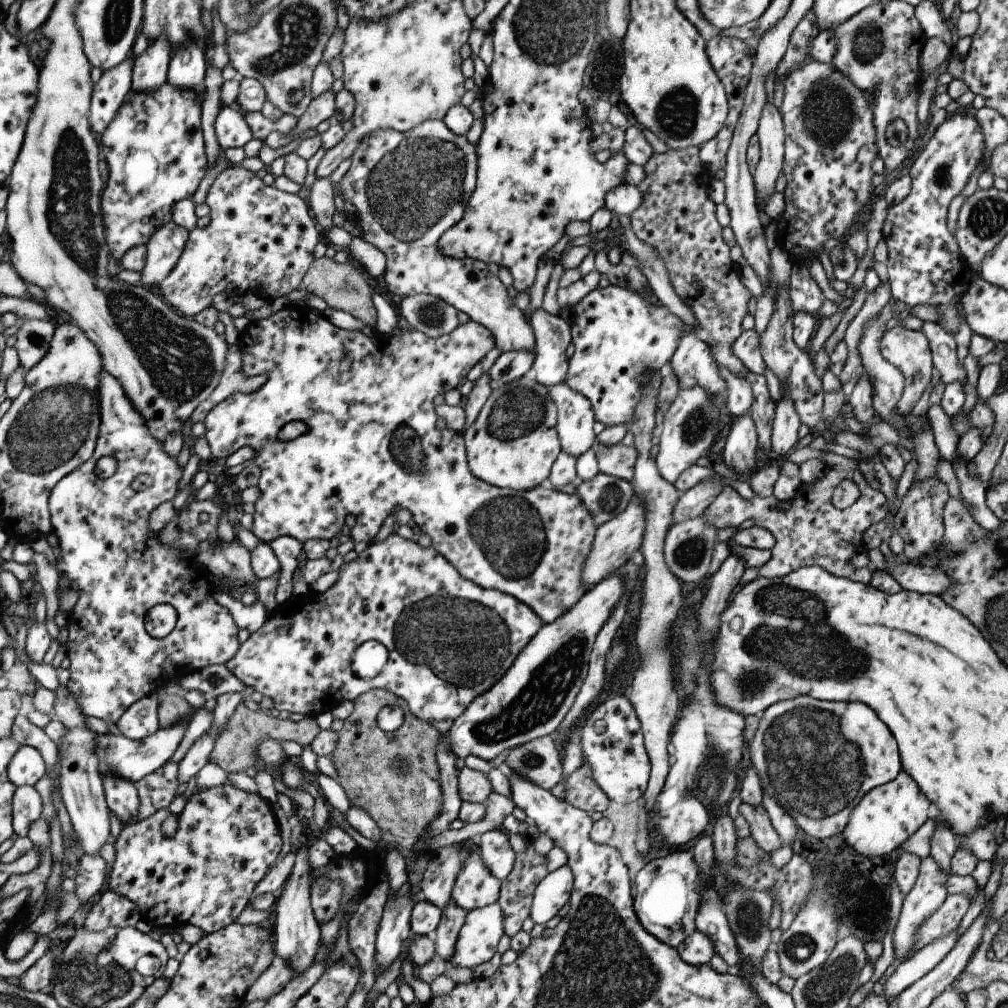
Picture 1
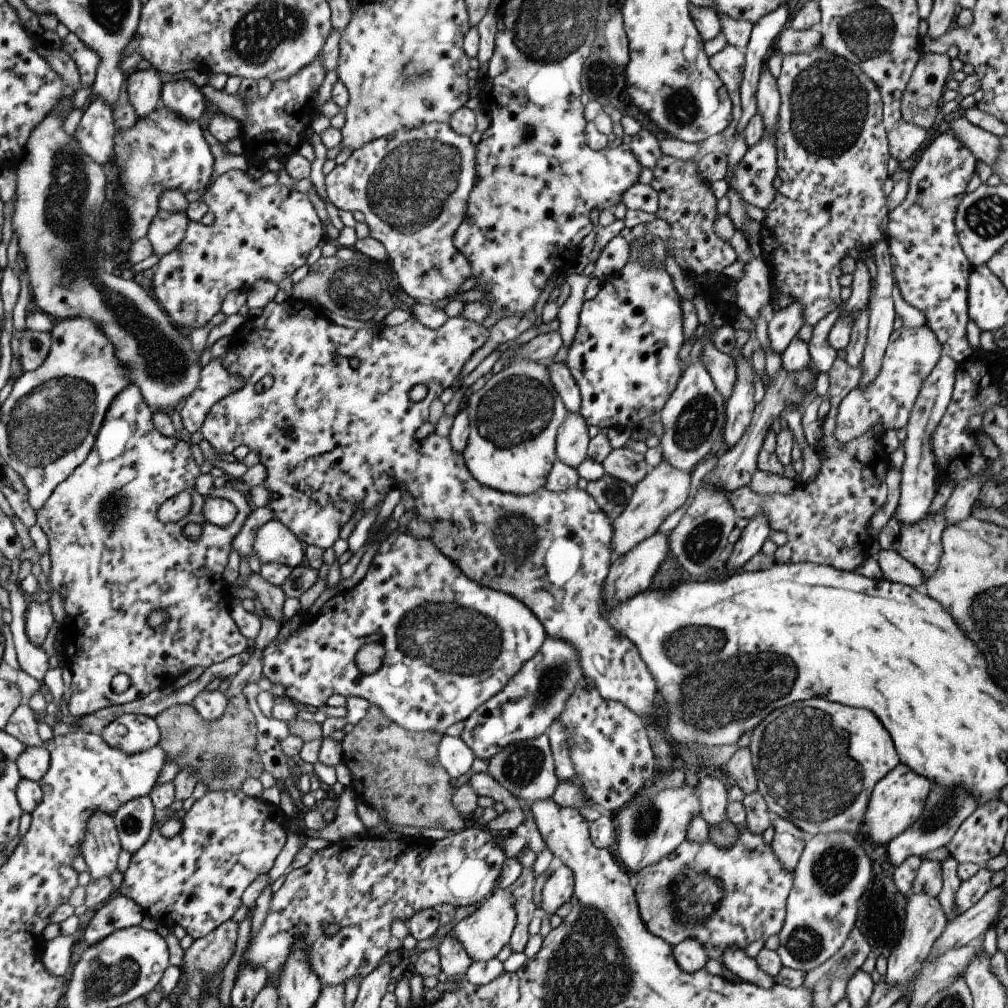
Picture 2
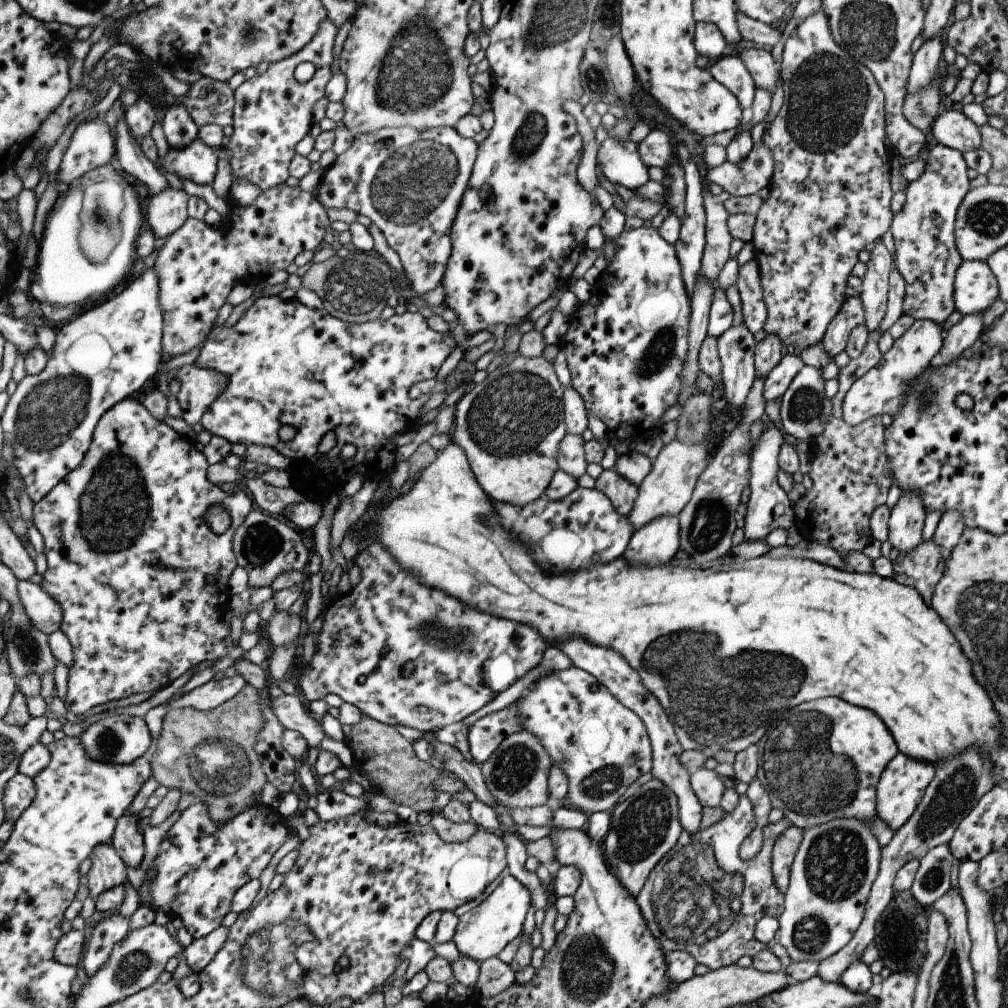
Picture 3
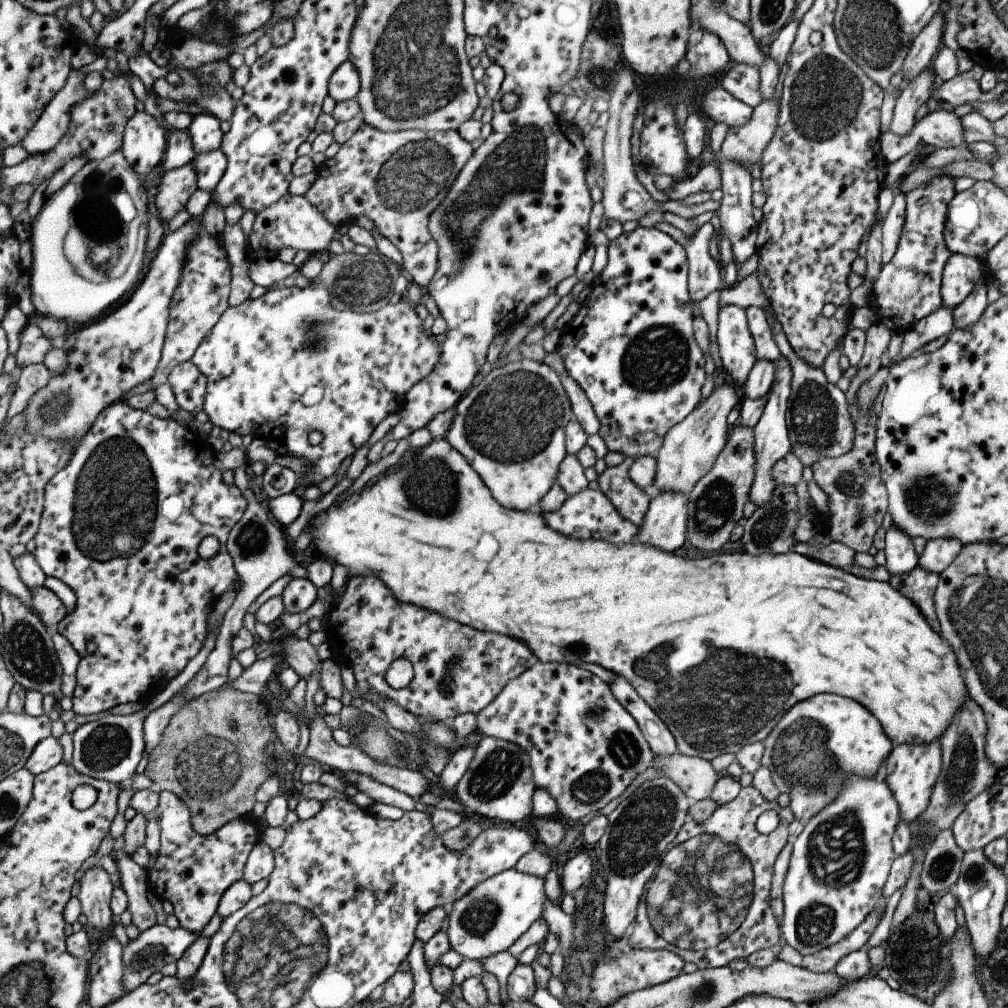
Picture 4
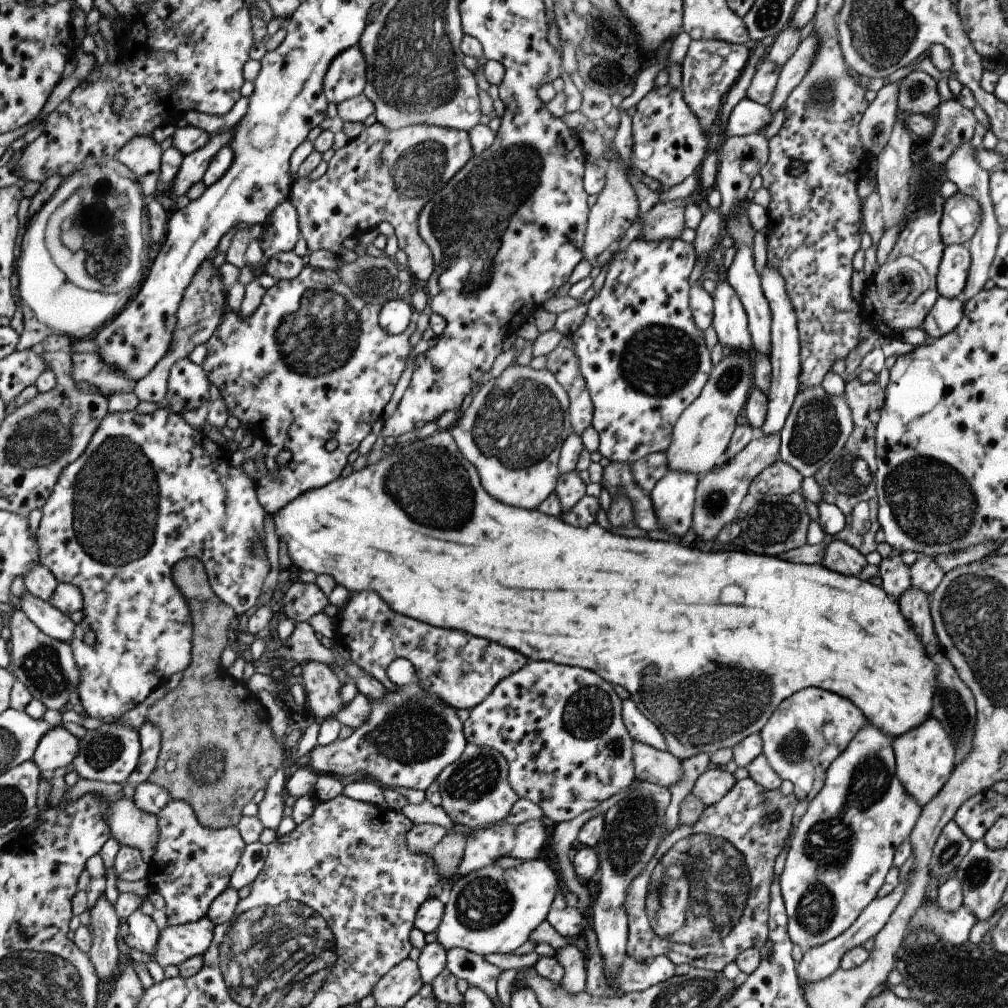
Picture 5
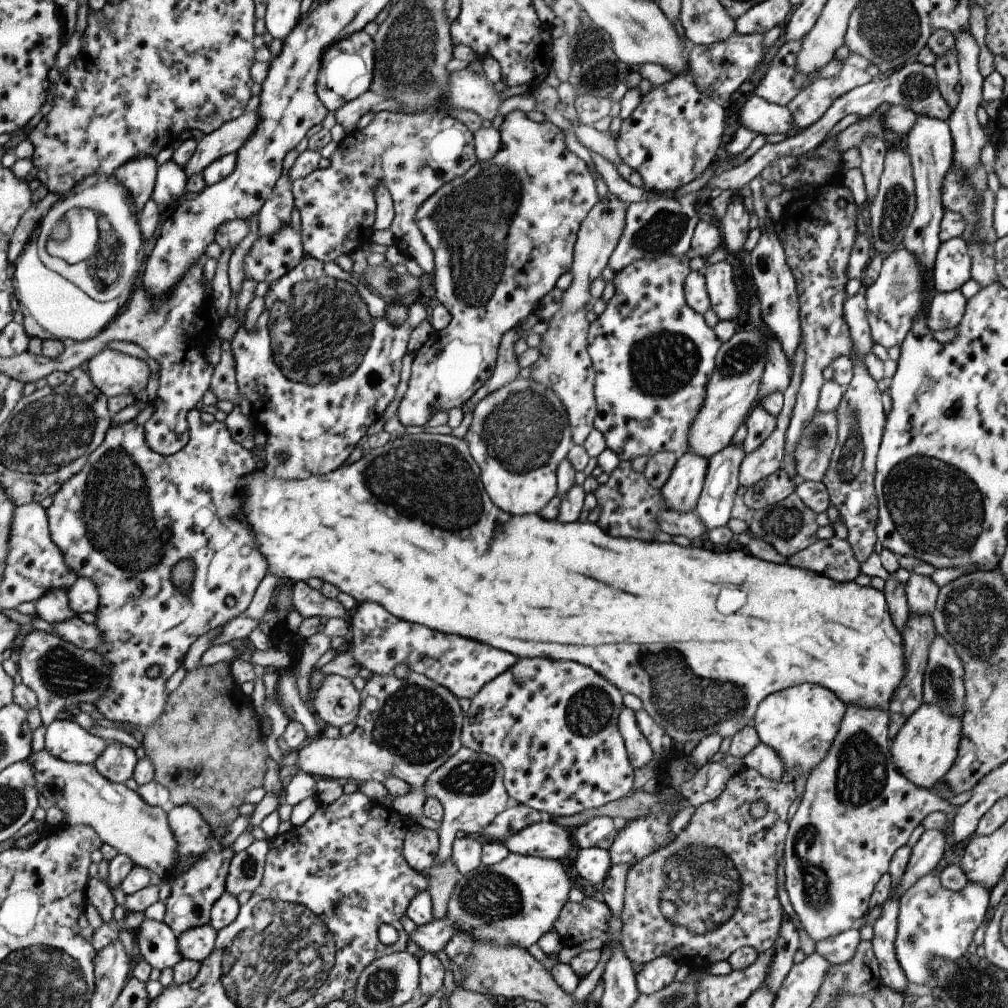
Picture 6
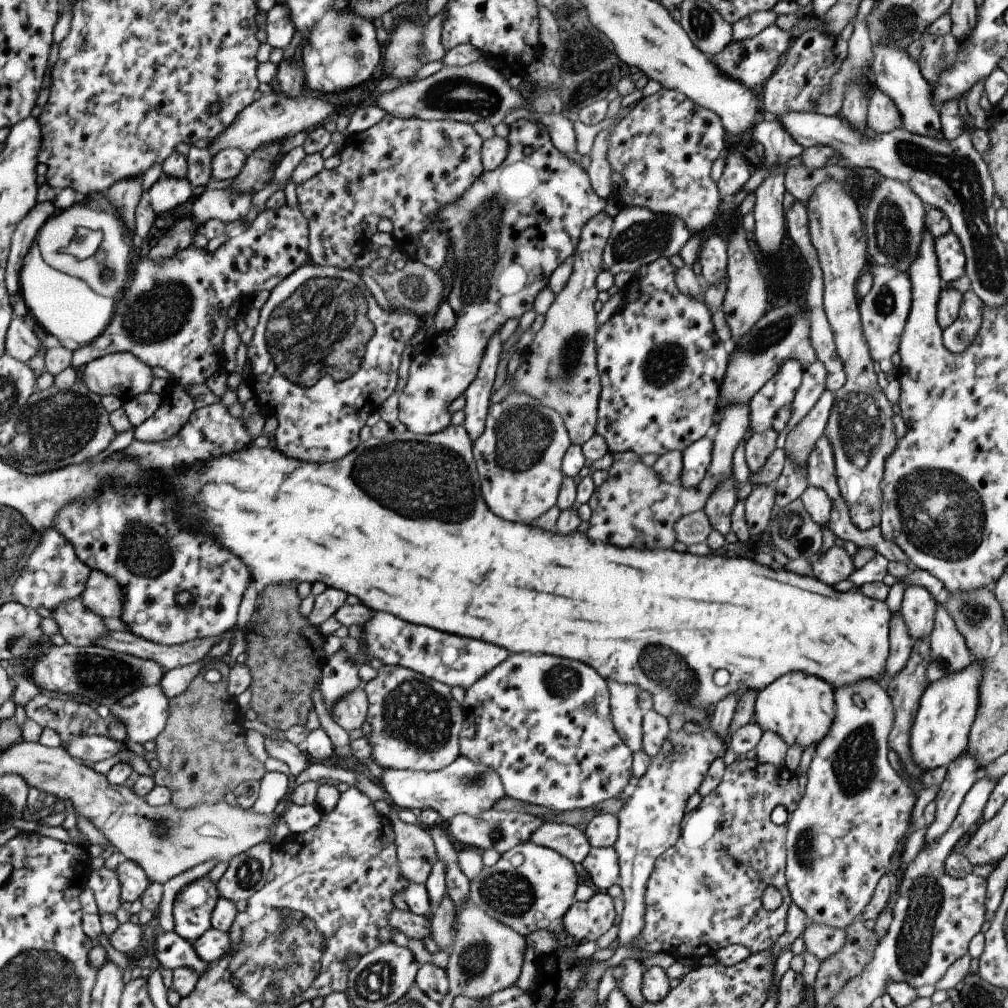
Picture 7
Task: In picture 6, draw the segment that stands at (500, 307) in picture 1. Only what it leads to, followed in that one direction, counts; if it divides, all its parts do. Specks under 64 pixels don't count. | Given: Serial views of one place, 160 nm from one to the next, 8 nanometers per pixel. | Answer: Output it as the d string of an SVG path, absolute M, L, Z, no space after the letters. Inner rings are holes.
M389 111L374 114L371 122L363 129L351 131L339 140L329 158L329 166L324 169L317 168L303 178L292 180L292 199L300 216L300 239L305 256L322 263L333 263L337 256L349 255L353 250L361 249L365 243L370 242L376 209L373 189L379 181L383 181L394 210L390 224L392 244L406 258L415 260L424 274L431 275L434 269L434 254L415 224L417 207L443 184L462 175L475 161L472 132L447 114Z

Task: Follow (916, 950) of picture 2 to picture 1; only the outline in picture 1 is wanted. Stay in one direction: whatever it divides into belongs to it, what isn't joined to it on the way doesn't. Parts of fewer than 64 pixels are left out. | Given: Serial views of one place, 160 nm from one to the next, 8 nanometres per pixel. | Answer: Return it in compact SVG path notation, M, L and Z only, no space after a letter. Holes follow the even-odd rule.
M930 854L920 859L918 875L916 876L911 890L903 897L899 917L894 927L892 937L894 959L901 962L911 956L910 950L912 949L912 940L916 939L916 930L919 928L922 920L934 910L937 910L937 907L947 896L945 888L947 878L949 878L948 874L938 868Z

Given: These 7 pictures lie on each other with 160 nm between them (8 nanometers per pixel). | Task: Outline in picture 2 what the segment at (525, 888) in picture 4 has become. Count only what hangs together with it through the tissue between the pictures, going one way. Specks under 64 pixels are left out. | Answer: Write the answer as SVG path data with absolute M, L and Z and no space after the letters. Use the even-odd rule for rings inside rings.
M506 888L495 889L483 904L459 922L454 923L448 934L455 937L463 945L472 962L485 962L495 957L499 950L508 944L515 921L516 914L511 893Z

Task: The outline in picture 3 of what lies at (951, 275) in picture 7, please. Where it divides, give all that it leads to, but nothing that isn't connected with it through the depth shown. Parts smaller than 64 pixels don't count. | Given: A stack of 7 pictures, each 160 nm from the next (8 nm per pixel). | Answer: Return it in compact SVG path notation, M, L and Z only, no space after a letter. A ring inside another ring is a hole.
M961 261L954 274L953 281L953 302L955 305L955 311L949 314L949 318L945 320L942 326L941 337L943 338L943 332L949 327L958 323L963 315L981 315L991 304L993 300L998 298L998 284L995 276L986 261Z

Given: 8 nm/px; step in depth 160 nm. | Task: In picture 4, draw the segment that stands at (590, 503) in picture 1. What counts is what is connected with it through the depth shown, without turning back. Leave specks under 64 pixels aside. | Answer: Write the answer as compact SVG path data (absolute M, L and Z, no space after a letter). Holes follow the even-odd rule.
M625 457L614 467L605 467L596 478L598 489L609 499L615 510L637 528L648 509L647 495L628 477L633 458Z

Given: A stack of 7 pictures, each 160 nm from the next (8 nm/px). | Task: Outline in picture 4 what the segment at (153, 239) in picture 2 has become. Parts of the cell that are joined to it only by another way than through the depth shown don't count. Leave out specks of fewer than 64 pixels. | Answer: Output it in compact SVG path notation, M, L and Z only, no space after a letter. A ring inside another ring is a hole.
M191 164L165 171L160 177L154 200L158 219L166 225L168 220L184 208L197 188L196 174Z

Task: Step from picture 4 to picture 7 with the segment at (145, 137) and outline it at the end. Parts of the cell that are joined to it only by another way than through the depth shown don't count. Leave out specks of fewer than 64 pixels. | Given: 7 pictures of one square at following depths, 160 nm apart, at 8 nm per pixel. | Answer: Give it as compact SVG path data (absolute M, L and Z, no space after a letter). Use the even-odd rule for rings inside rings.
M133 177L133 178L127 178L125 180L116 182L107 192L106 197L108 198L109 202L113 204L120 213L121 218L123 218L123 222L125 222L125 226L132 232L133 234L133 228L134 228L134 210L136 209L136 206L138 205L141 193L143 192L143 188L141 187L140 178Z

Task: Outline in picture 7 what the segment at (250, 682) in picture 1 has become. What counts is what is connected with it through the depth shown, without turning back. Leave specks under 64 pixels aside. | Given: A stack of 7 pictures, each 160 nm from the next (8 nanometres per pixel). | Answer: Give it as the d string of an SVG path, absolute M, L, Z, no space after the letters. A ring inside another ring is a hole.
M373 611L370 614L369 620L361 626L359 642L363 654L368 655L366 658L377 658L385 666L402 666L413 670L445 684L450 689L453 686L468 689L478 678L503 662L509 653L497 645L454 634L443 634L425 625L405 622L383 611Z

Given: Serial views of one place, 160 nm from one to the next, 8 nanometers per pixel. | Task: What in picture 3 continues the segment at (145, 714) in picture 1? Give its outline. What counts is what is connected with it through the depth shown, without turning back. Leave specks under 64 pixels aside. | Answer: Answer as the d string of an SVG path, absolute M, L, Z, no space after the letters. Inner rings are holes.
M129 714L111 715L93 723L80 737L88 753L94 759L106 763L129 764L141 757L151 742L151 735L145 721L141 717L129 716Z

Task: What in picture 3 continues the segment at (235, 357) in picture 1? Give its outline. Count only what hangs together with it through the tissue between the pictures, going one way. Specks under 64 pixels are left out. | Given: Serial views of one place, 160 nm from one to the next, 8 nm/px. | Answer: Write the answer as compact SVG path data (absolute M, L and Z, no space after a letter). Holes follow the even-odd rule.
M183 365L176 373L180 389L176 394L185 424L197 424L204 410L227 386L227 376L207 367Z

